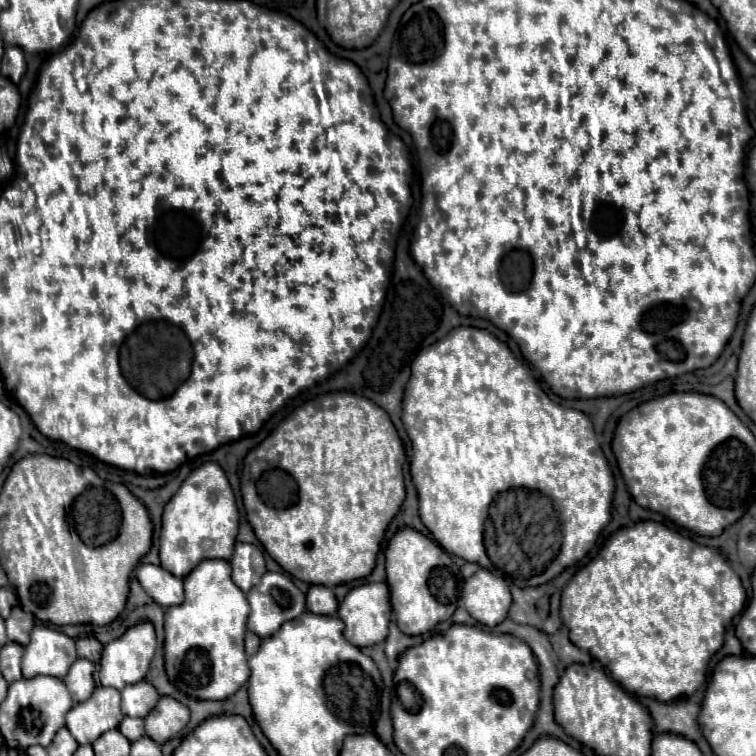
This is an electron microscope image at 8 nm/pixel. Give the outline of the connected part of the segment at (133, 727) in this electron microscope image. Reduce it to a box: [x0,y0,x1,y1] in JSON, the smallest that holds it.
[119,717,143,741]

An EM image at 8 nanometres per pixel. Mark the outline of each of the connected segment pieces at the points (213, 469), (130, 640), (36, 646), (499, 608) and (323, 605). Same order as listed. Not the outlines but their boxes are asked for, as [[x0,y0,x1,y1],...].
[[159,463,237,577],[99,619,155,689],[23,625,75,677],[463,569,511,627],[305,585,337,615]]

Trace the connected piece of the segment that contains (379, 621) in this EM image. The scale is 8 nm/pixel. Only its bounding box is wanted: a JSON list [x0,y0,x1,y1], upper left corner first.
[337,583,391,647]

